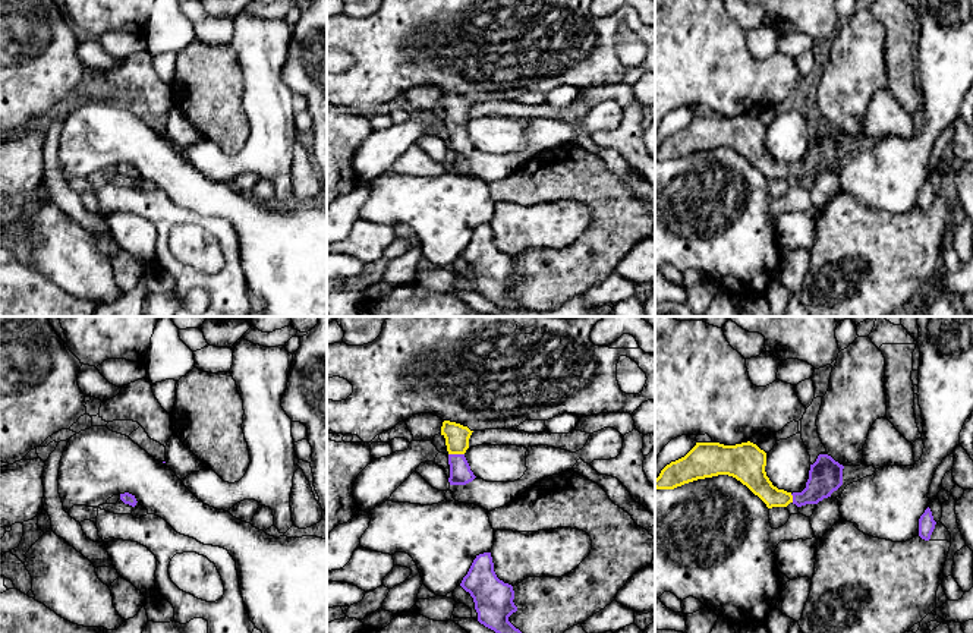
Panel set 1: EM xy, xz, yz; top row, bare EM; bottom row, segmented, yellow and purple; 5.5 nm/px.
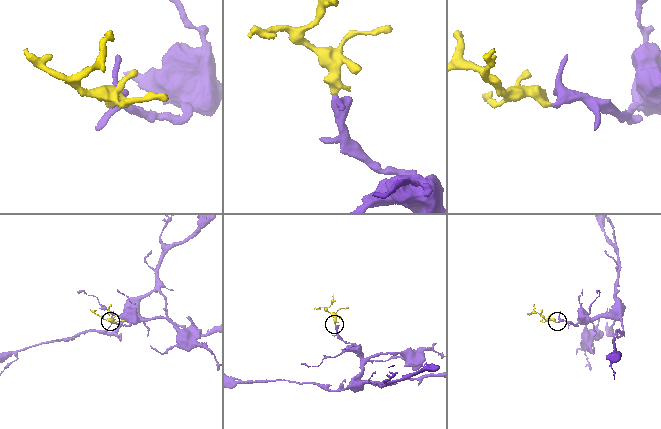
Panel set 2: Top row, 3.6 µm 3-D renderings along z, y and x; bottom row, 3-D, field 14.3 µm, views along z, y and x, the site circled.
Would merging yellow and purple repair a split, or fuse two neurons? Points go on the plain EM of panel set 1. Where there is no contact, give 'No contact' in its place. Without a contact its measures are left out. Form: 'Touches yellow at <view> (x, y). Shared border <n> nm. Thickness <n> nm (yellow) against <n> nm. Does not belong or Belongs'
Touches yellow at xz (456, 125). Shared border 90 nm. Thickness 130 nm (yellow) against 120 nm. Belongs

